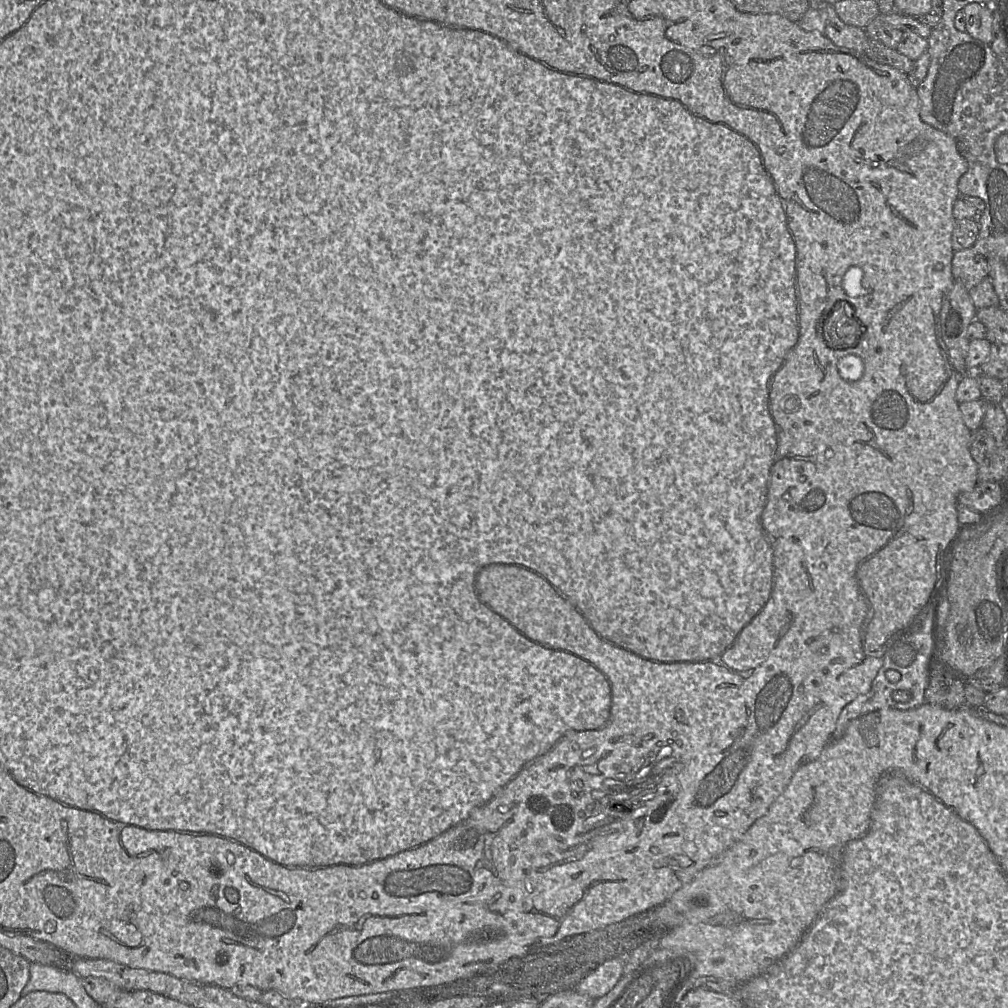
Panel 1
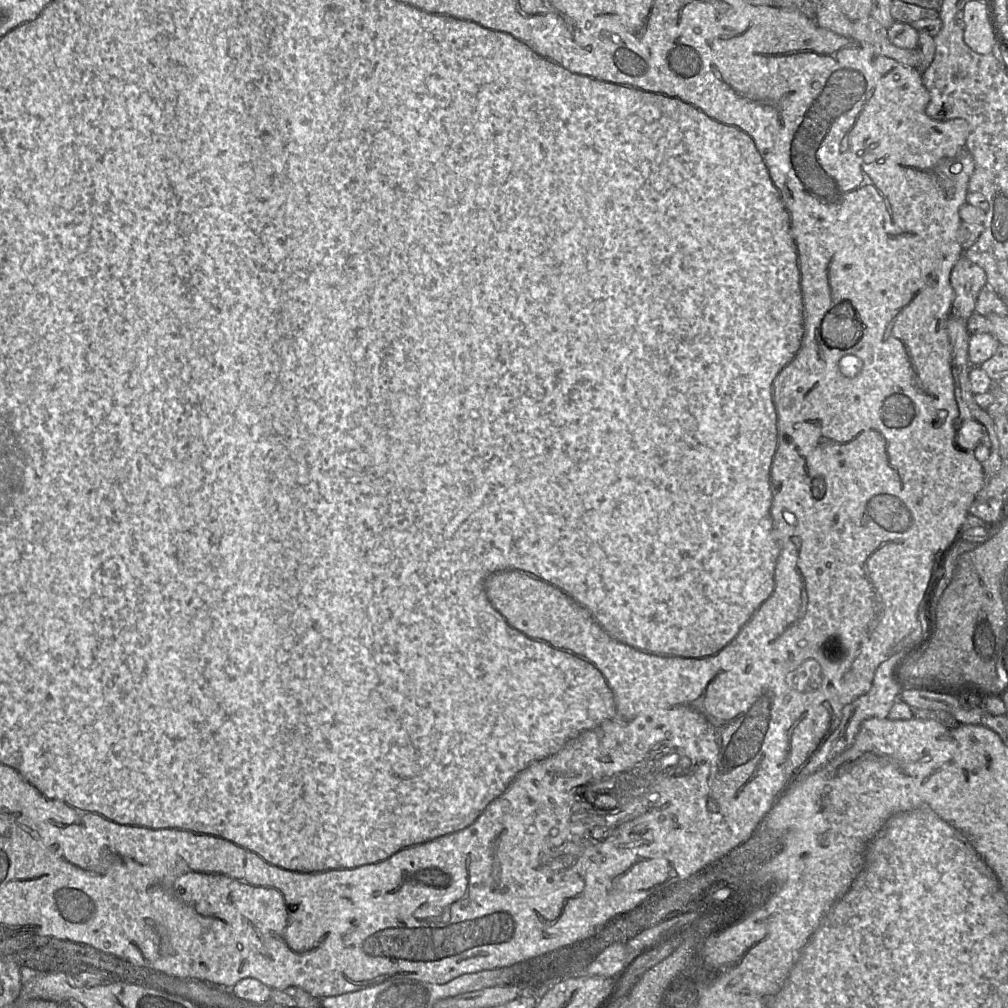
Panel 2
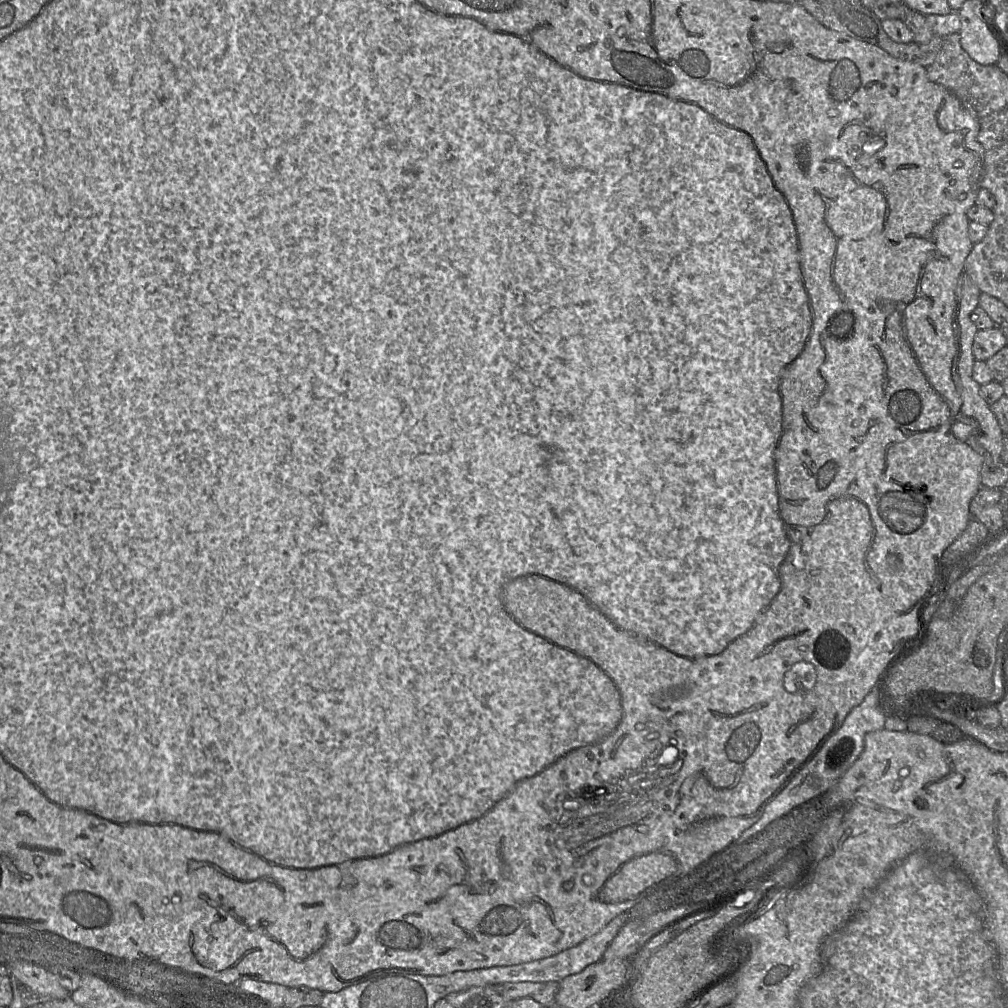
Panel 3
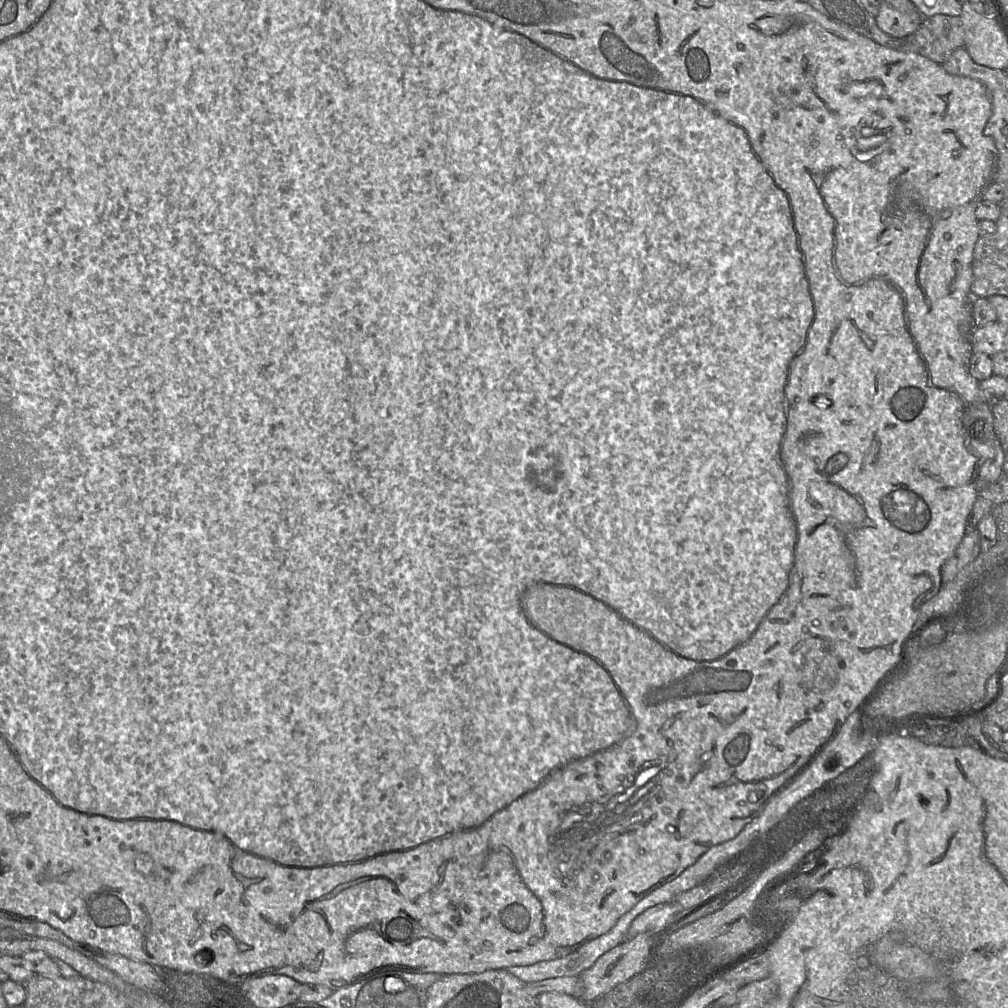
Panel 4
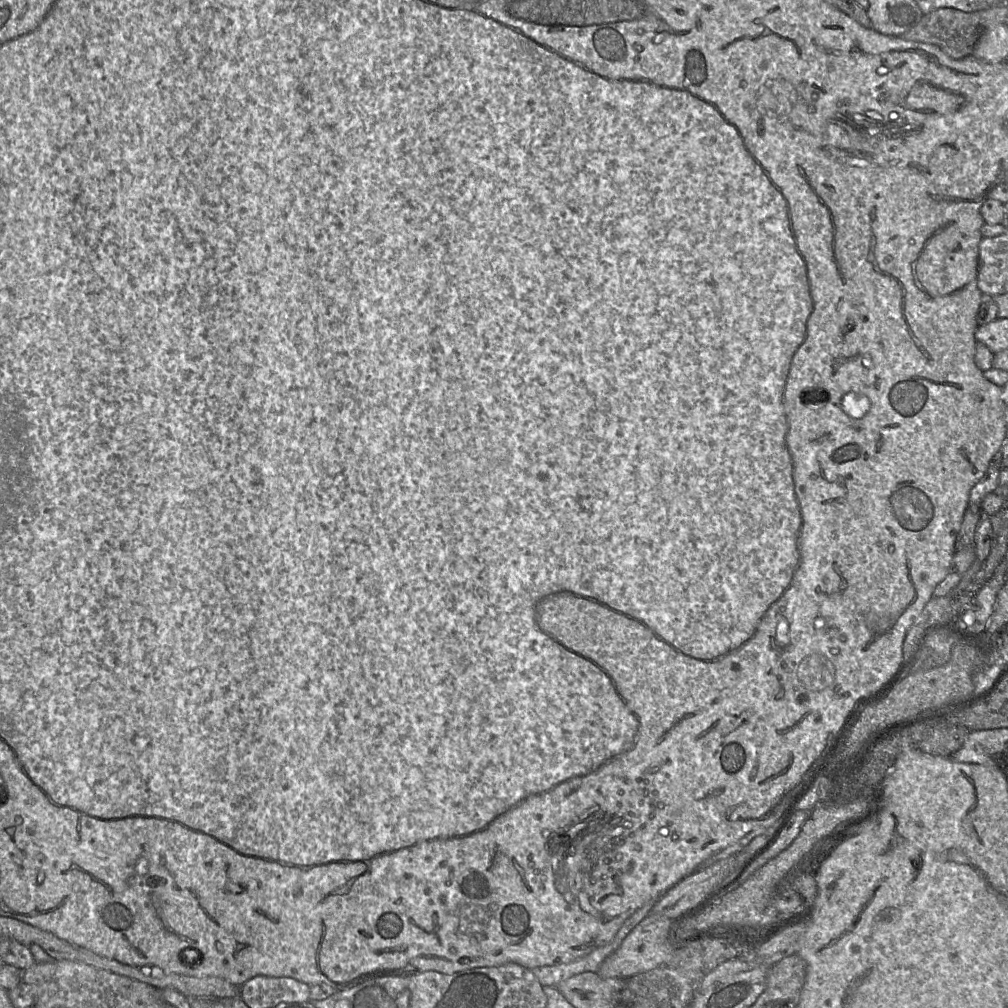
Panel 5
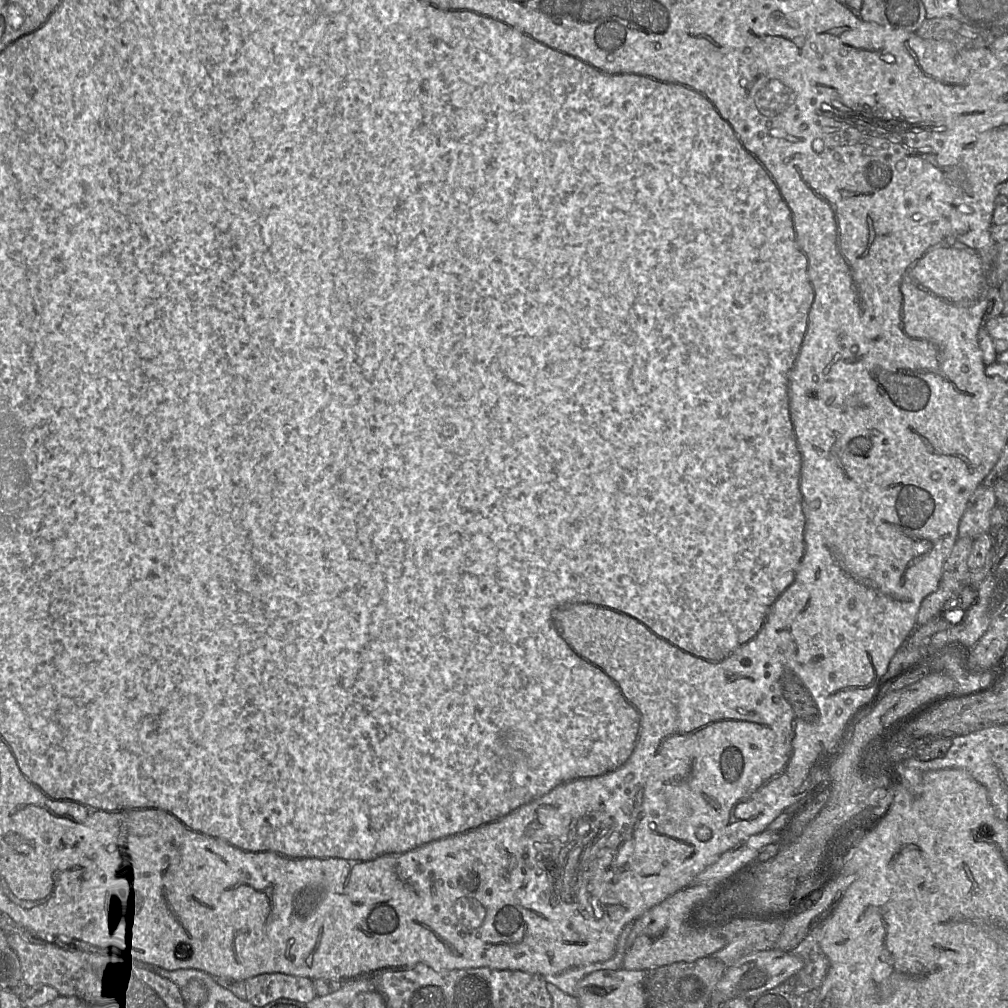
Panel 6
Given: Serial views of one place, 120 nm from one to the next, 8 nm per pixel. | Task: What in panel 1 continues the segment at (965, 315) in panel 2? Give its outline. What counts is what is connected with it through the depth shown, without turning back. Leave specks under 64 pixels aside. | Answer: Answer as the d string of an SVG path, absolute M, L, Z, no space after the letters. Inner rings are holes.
M972 247L955 251L952 258L952 275L954 281L961 281L966 289L970 290L988 277L988 261Z

